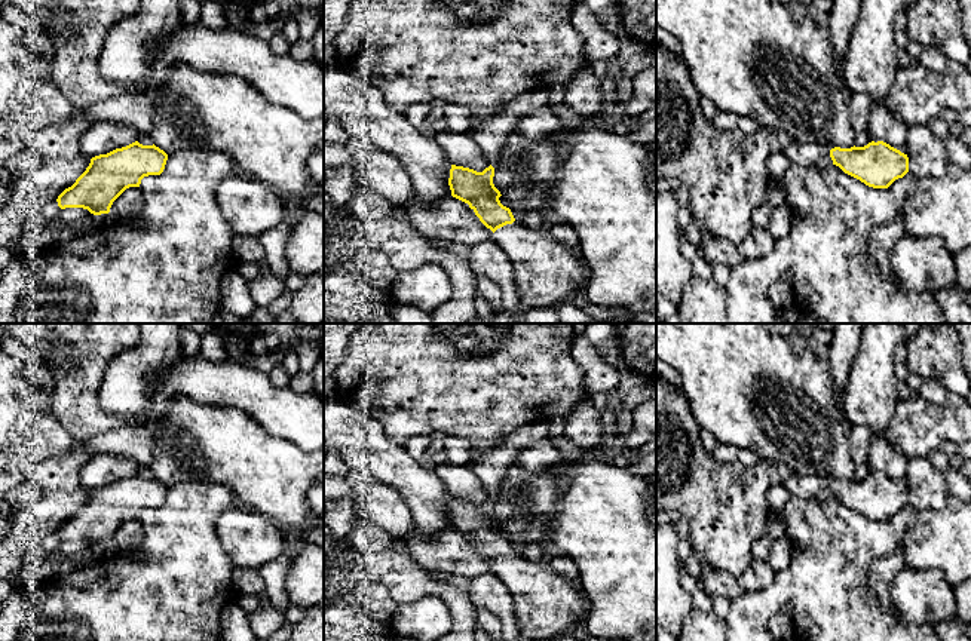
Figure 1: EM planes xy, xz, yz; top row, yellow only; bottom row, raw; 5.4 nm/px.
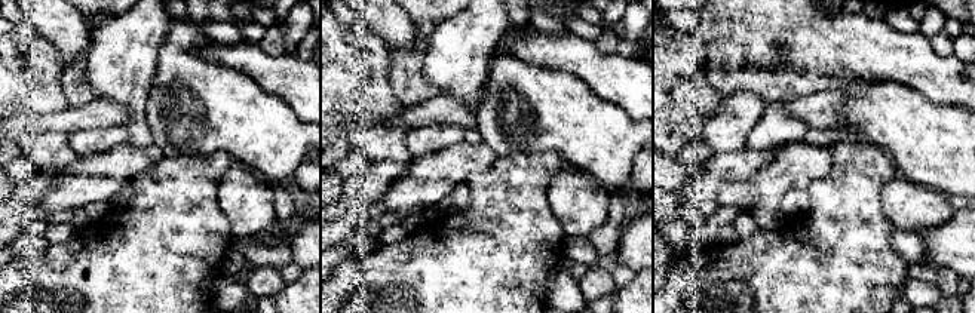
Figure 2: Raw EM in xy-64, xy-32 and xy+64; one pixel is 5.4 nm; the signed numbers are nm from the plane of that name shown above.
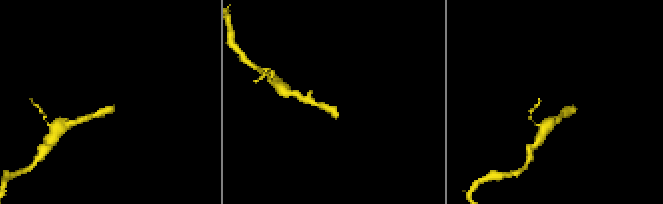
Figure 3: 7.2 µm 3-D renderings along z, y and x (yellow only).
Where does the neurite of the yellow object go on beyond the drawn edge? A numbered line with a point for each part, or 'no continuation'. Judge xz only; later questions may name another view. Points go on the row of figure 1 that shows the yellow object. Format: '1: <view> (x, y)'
1: xz (545, 270)

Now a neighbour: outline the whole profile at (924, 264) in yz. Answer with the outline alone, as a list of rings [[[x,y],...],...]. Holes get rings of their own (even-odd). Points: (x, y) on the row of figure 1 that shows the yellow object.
[[[903,234],[891,251],[894,275],[912,291],[935,295],[958,283],[953,254],[937,236]]]

